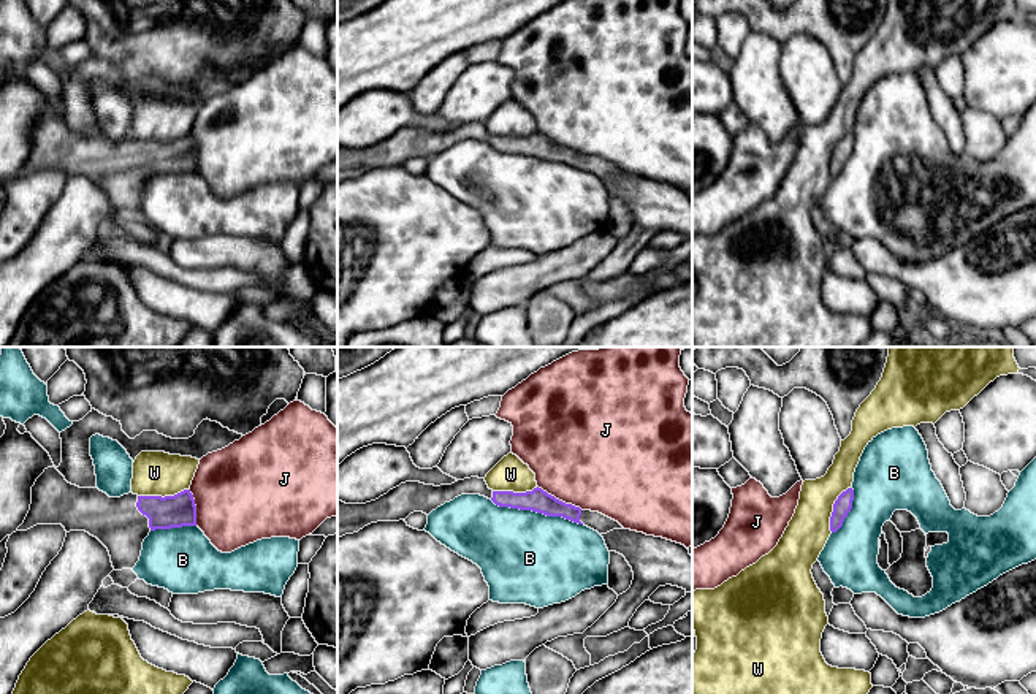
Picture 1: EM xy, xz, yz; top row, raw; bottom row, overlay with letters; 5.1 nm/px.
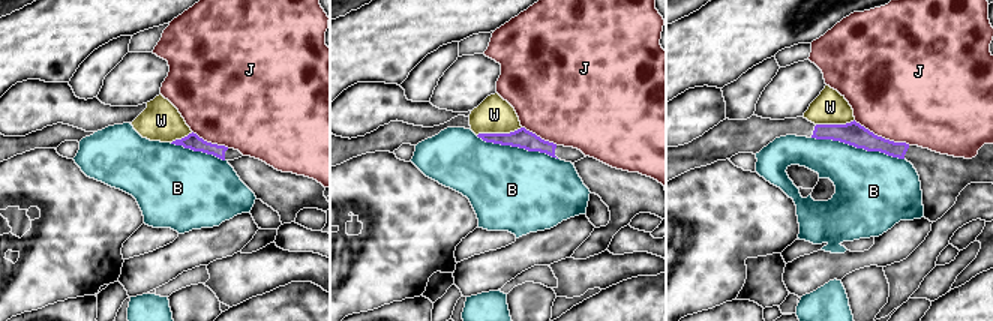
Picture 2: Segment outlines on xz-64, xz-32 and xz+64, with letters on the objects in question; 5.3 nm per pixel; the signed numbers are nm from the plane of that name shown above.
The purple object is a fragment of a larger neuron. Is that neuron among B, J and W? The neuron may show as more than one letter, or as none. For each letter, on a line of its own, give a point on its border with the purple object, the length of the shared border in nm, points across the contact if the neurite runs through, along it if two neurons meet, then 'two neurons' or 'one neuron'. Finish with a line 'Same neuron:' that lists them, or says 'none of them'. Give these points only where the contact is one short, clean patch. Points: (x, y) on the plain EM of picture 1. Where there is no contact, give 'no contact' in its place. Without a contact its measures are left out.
B: meets purple in xz at (536, 156); contact 480 nm long; two neurons
J: meets purple in xz at (558, 144); contact 260 nm long; border along xz (537, 130), (582, 154); two neurons
W: meets purple in xy at (160, 141); contact 260 nm long; two neurons
Same neuron: none of them

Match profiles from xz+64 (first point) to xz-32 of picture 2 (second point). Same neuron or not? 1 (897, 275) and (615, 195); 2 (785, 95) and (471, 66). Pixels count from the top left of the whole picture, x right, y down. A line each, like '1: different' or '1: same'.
1: same
2: same

